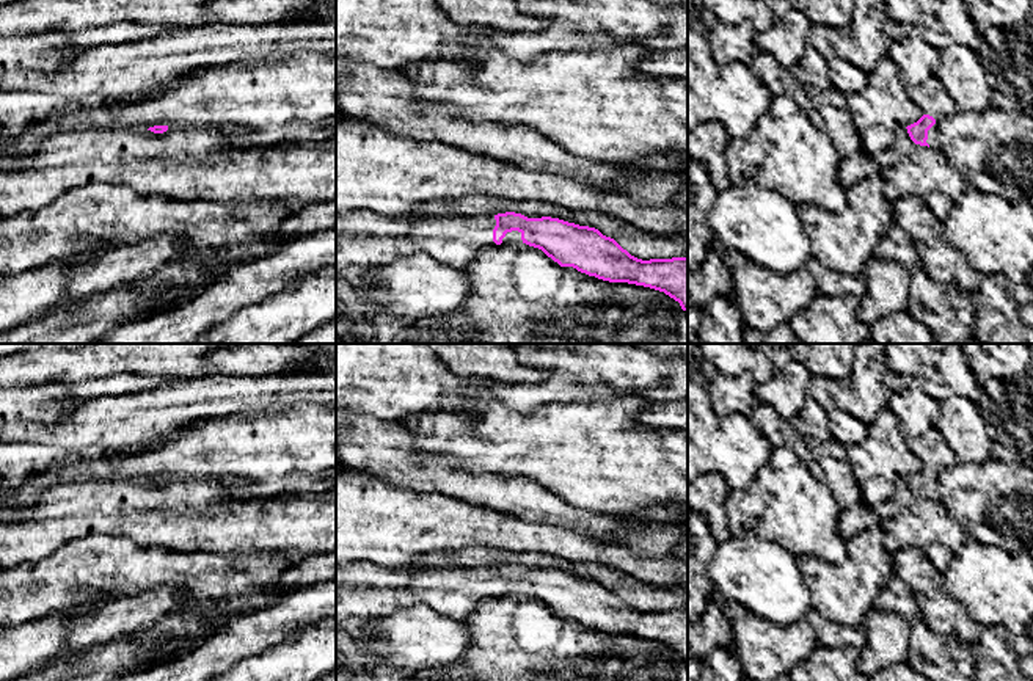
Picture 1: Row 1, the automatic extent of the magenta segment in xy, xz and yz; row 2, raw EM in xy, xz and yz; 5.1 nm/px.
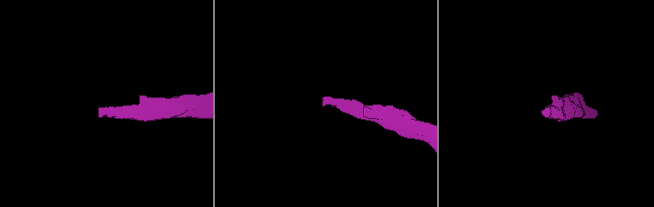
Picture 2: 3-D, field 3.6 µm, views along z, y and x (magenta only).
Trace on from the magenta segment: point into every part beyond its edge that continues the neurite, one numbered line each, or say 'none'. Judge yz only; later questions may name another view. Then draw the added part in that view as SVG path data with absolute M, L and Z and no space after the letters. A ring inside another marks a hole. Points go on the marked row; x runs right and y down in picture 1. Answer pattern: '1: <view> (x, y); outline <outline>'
1: yz (933, 99); outline M936 75L918 86L907 88L907 96L925 115L936 119L936 124L928 130L926 143L931 149L939 149L939 122L958 110L953 99Z

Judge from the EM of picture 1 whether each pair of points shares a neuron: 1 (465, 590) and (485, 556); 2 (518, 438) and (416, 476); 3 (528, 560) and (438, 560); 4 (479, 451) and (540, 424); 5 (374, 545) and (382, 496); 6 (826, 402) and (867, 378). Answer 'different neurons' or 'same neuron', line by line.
1: different neurons
2: different neurons
3: same neuron
4: same neuron
5: same neuron
6: same neuron

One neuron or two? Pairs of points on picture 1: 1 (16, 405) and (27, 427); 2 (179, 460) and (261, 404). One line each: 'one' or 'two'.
1: two
2: two

